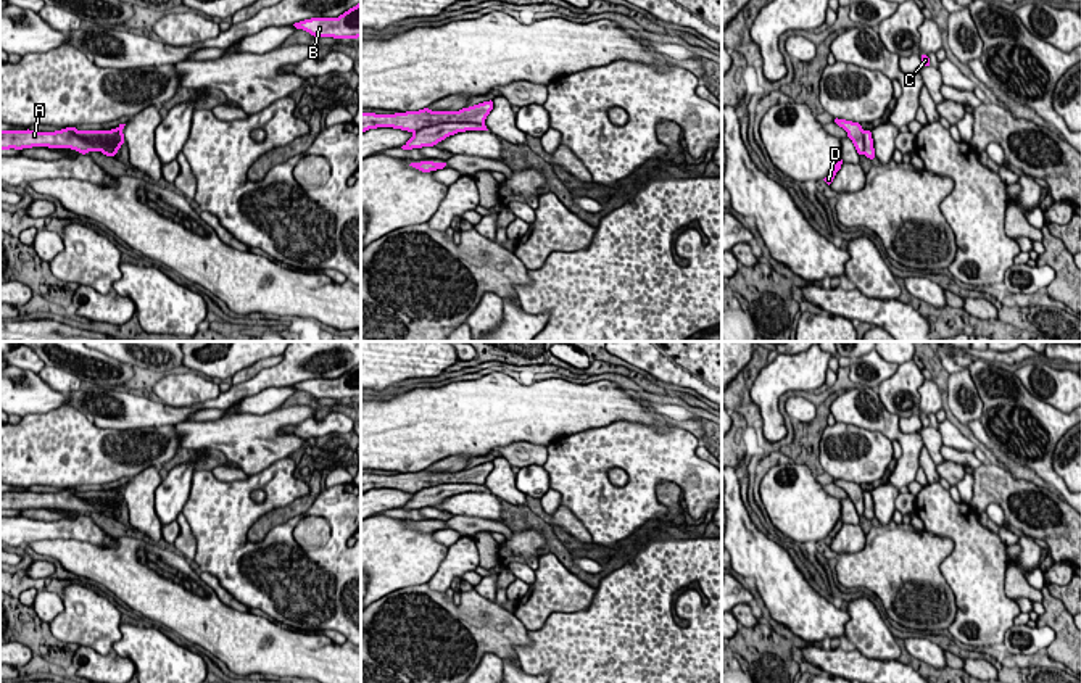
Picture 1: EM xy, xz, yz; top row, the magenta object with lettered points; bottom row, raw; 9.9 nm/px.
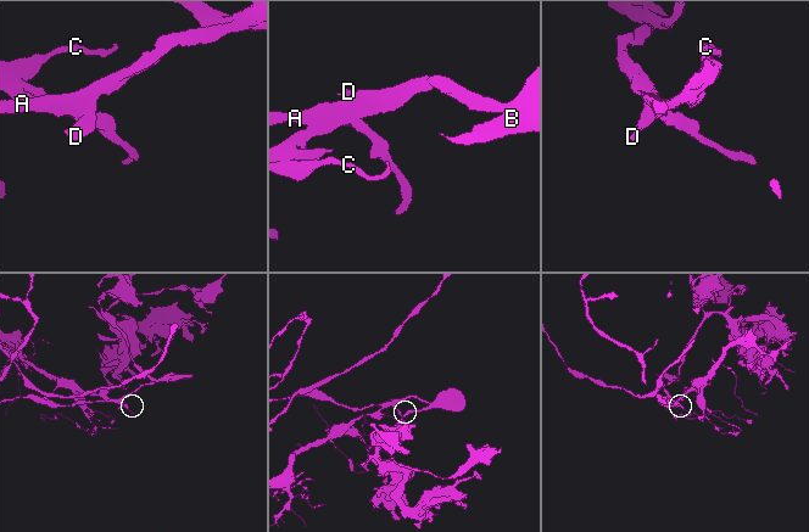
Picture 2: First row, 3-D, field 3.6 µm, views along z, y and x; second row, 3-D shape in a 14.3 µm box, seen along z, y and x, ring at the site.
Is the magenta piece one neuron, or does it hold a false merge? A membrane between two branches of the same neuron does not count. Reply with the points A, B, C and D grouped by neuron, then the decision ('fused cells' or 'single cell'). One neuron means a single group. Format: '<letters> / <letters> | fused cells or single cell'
A B D / C | fused cells

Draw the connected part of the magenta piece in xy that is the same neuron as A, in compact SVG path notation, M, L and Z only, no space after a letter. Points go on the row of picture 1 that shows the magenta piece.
M66 127L55 132L37 130L0 130L0 150L23 150L32 147L71 148L82 155L89 151L103 151L103 143L90 143L74 135L76 127Z

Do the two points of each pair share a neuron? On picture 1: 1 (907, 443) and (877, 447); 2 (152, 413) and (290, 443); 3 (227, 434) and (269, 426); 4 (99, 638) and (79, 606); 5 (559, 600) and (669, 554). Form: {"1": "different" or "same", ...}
{"1": "different", "2": "different", "3": "same", "4": "same", "5": "different"}

